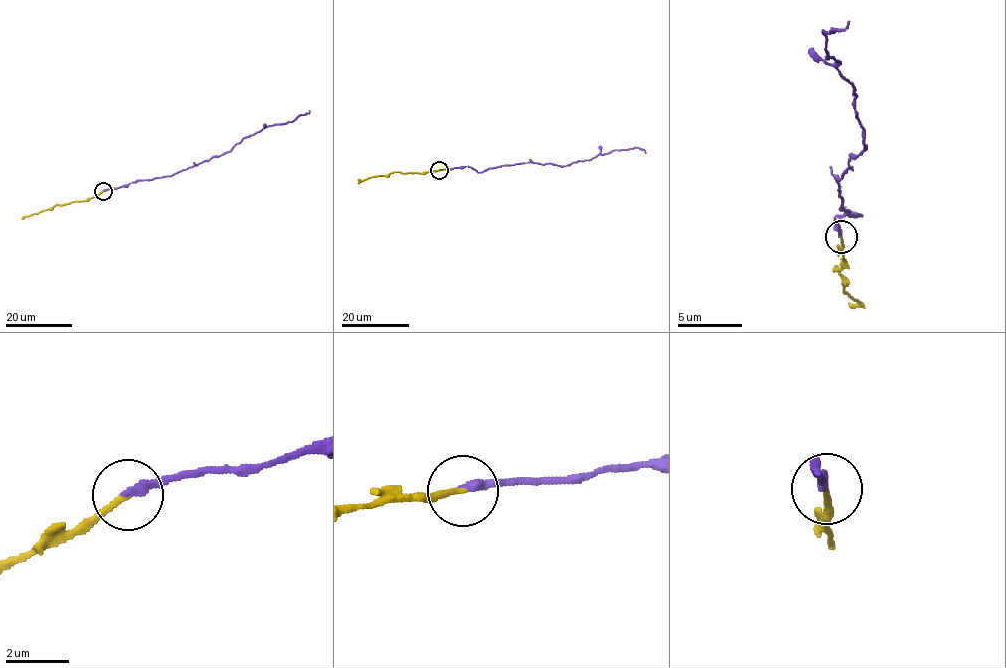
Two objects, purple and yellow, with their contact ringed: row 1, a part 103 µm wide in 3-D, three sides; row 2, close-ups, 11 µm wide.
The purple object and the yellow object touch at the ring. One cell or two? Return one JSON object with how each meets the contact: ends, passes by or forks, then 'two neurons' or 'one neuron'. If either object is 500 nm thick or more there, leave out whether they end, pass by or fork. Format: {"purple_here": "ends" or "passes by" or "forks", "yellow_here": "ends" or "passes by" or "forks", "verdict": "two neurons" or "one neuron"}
{"purple_here": "ends", "yellow_here": "ends", "verdict": "one neuron"}

